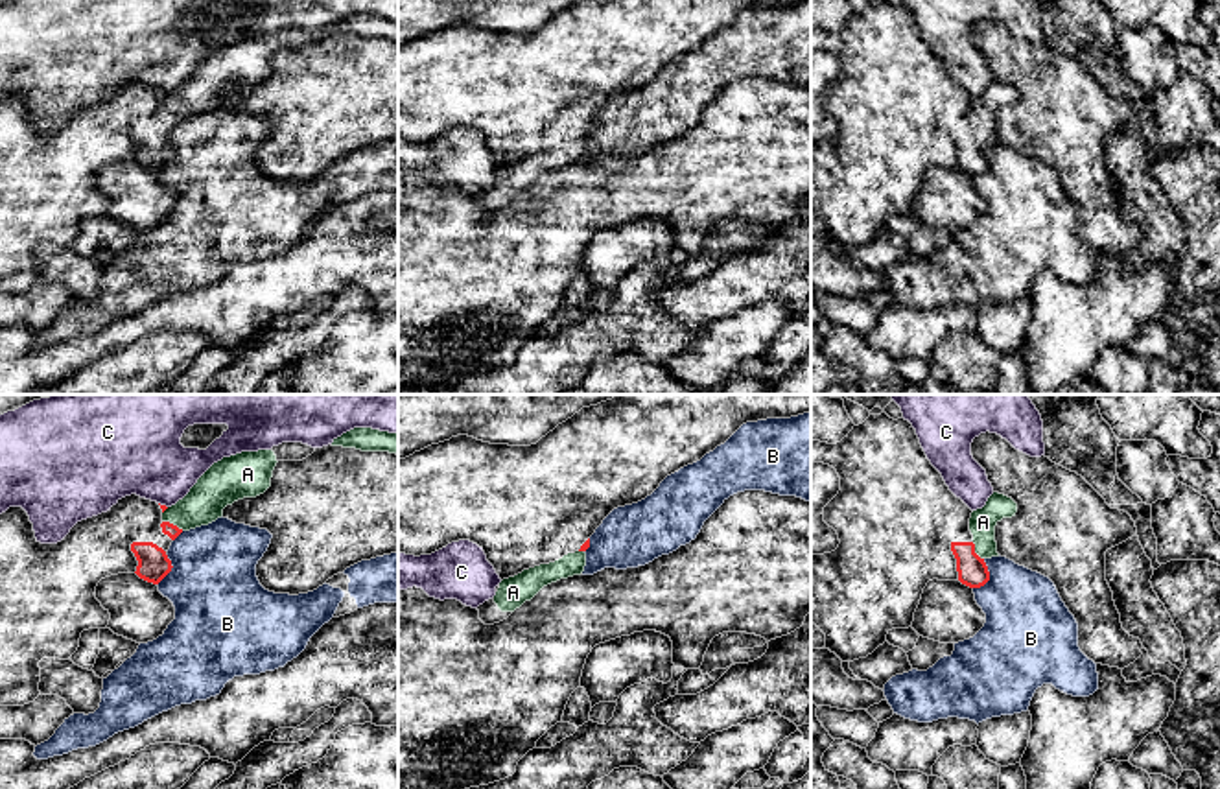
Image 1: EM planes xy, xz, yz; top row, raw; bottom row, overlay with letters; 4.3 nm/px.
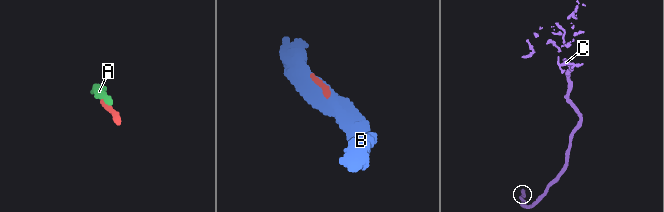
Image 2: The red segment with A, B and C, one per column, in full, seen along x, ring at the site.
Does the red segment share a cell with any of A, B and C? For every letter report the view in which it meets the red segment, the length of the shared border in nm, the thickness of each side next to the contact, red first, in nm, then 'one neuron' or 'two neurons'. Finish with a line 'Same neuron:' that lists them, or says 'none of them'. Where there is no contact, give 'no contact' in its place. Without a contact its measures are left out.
A: xy | 100 nm | 60/170 nm | one neuron
B: yz | 140 nm | 130/360 nm | two neurons
C: xy | 50 nm | 20/360 nm | two neurons
Same neuron: A

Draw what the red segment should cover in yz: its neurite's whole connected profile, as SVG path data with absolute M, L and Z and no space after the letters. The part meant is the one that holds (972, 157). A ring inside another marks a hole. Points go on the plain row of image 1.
M993 79L982 96L971 100L971 129L951 129L956 146L958 168L969 175L980 175L990 168L986 146L999 144L995 129L995 112L1003 105L1012 105L1017 90L999 79Z

